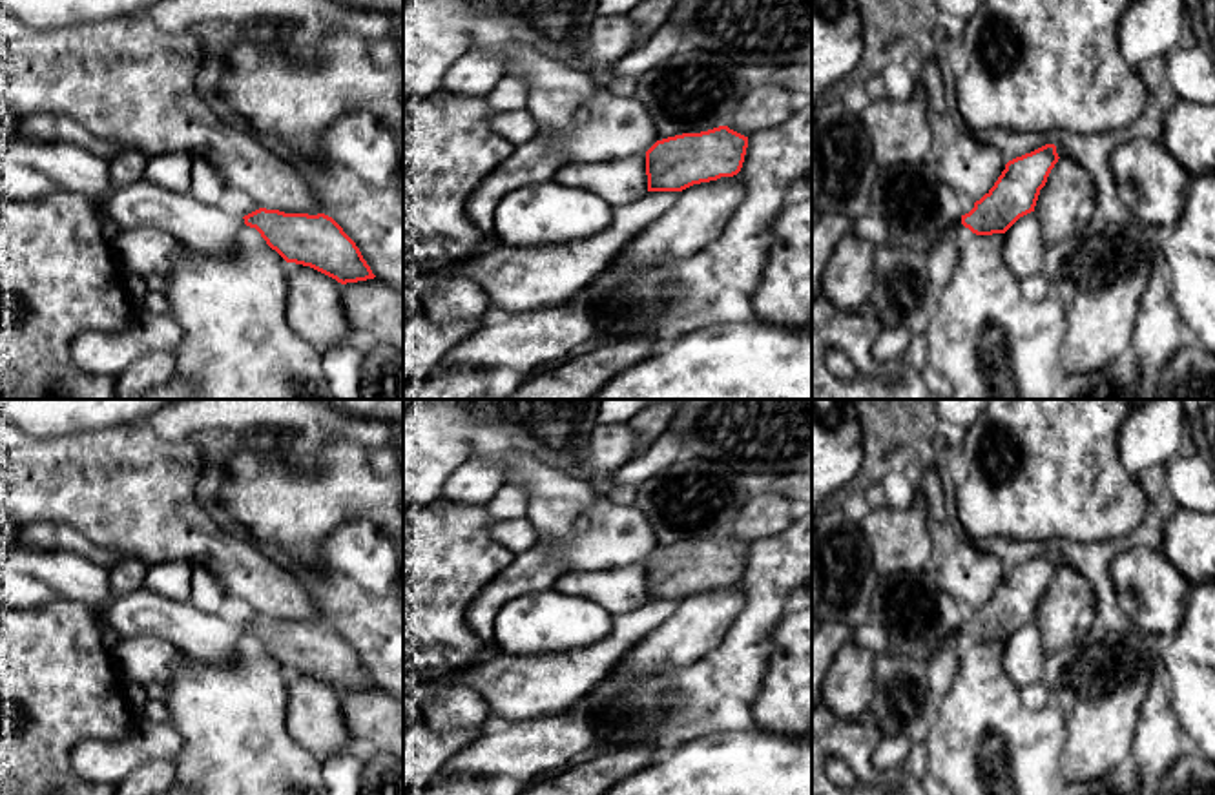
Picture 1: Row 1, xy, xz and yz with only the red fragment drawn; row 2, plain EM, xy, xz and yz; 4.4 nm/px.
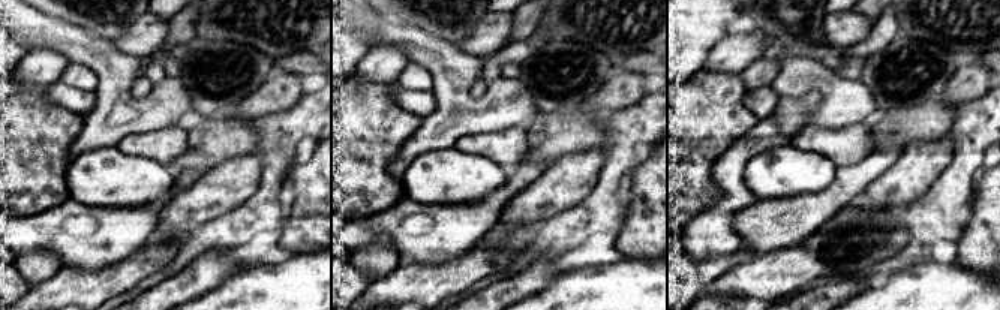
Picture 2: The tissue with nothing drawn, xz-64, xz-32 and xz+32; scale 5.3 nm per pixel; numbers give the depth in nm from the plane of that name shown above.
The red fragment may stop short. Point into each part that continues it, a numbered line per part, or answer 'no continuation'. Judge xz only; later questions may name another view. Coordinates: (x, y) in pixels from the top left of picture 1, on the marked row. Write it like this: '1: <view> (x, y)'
1: xz (697, 217)

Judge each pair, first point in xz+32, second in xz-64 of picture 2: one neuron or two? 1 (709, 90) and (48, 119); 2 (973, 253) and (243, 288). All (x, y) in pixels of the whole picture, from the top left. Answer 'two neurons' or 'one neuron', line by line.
1: one neuron
2: two neurons

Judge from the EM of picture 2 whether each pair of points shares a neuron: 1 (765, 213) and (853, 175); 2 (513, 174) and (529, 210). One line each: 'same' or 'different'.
1: same
2: different

